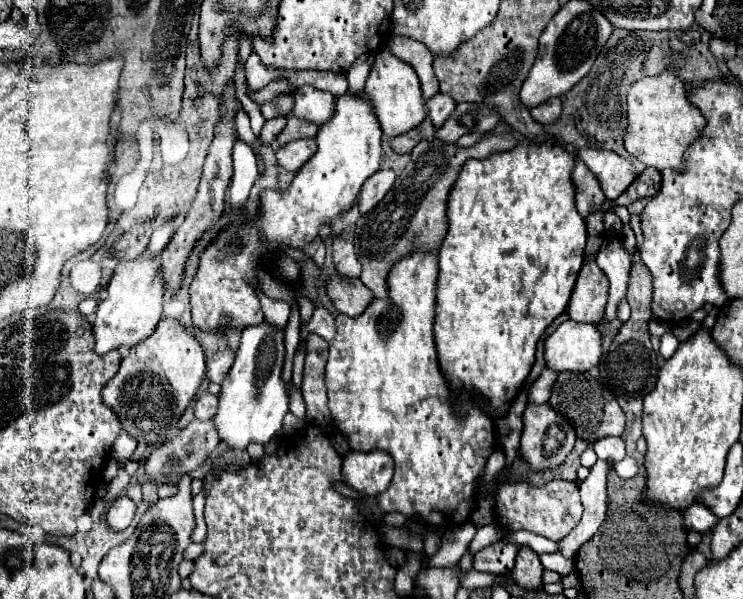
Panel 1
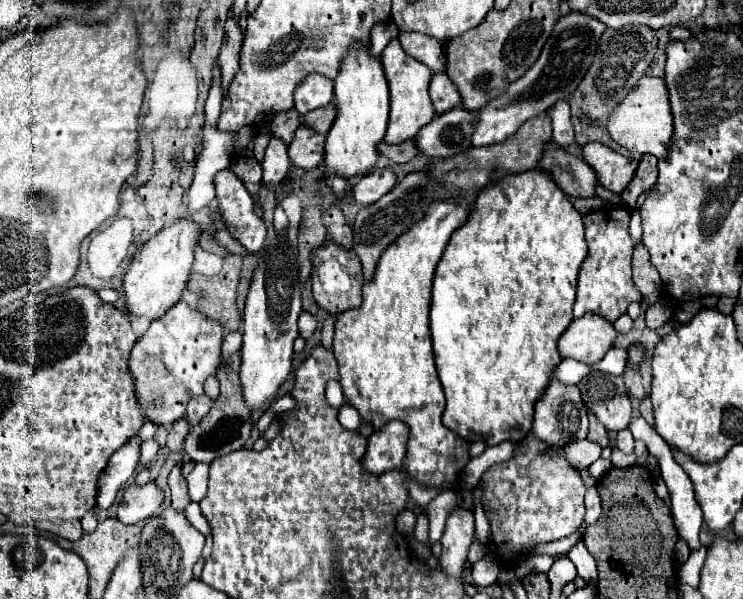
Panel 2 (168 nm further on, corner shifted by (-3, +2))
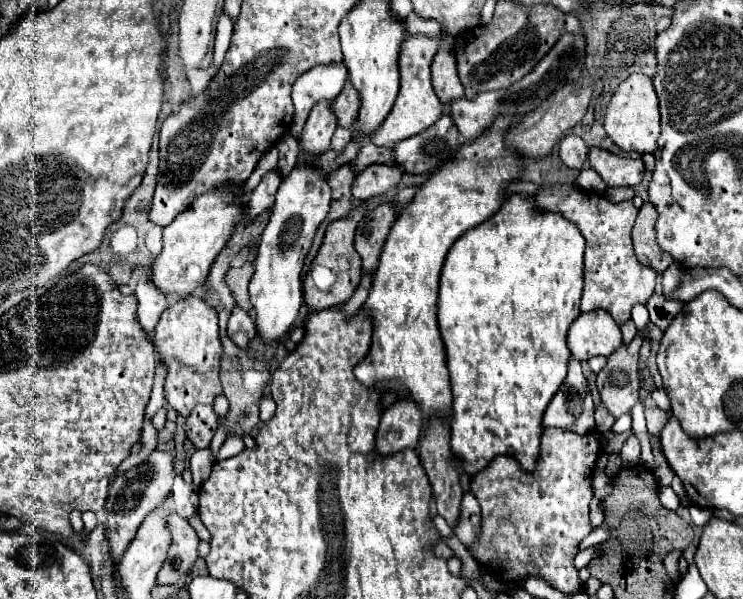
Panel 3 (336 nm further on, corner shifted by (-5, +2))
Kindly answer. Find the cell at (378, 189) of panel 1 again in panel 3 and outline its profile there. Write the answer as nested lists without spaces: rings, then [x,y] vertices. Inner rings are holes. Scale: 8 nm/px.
[[[377,164],[377,166],[367,166],[363,172],[357,174],[351,192],[353,198],[357,200],[369,200],[373,196],[379,196],[391,188],[395,188],[401,182],[401,168],[399,166],[387,166],[387,164]]]

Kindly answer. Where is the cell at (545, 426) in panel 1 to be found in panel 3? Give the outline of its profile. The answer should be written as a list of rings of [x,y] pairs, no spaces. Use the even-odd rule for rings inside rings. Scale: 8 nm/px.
[[[571,358],[567,378],[563,380],[563,390],[559,390],[549,402],[543,426],[555,426],[563,430],[575,430],[577,434],[591,432],[595,428],[593,422],[593,398],[587,386],[587,380],[581,372],[579,360]]]

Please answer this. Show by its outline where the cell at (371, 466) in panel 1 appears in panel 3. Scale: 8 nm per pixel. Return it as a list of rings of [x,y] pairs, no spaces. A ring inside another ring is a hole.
[[[401,398],[401,402],[395,402],[381,418],[377,450],[381,454],[395,454],[405,448],[417,448],[423,424],[425,418],[421,418],[421,410],[417,410],[409,398]]]

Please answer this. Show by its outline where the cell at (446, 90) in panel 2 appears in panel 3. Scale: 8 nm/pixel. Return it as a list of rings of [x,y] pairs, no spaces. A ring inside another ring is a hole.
[[[445,36],[431,64],[431,80],[437,98],[441,104],[449,104],[451,100],[463,98],[463,86],[457,76],[457,60],[453,50],[453,36]]]

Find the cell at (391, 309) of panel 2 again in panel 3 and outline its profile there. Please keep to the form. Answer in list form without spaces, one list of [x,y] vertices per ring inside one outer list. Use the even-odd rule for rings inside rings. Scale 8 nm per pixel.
[[[497,118],[497,122],[489,126],[489,130],[485,130],[481,138],[475,138],[473,142],[463,142],[461,150],[457,150],[457,154],[449,162],[439,166],[421,186],[417,186],[413,200],[401,210],[397,222],[391,226],[389,238],[385,240],[379,258],[379,268],[375,272],[369,298],[361,308],[373,318],[373,344],[367,358],[355,366],[357,380],[367,388],[389,388],[393,384],[399,384],[401,396],[411,396],[413,400],[417,400],[427,416],[451,416],[453,402],[445,346],[437,324],[441,268],[453,242],[467,230],[491,218],[501,208],[507,186],[521,178],[523,156],[515,148],[505,146],[503,136],[515,122],[517,118]]]

